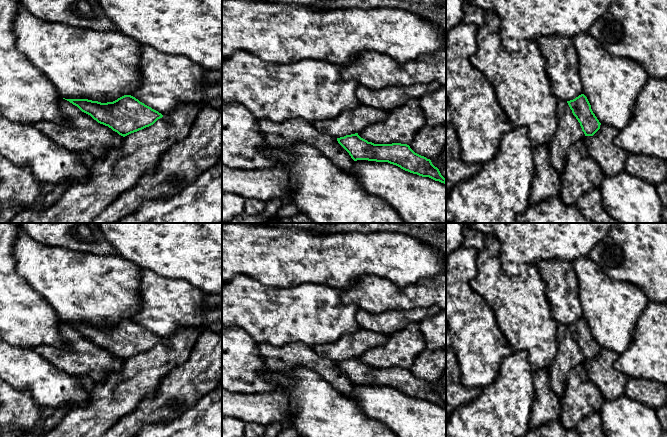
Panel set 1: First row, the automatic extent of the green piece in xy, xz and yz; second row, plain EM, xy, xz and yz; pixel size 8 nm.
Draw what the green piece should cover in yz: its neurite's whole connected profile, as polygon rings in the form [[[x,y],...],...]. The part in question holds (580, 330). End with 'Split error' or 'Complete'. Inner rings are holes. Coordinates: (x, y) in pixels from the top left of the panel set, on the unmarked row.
[[[581,318],[567,327],[580,347],[585,360],[593,360],[600,353],[601,347],[593,337],[587,321]]]. Complete

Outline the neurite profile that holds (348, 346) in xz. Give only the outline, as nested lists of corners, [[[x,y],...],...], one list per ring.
[[[359,329],[356,333],[343,334],[333,343],[320,344],[311,348],[322,357],[340,362],[358,357],[378,346],[383,346],[388,340],[389,335]]]

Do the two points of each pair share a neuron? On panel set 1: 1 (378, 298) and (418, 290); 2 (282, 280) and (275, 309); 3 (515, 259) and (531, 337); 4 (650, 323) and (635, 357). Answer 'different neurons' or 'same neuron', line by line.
1: same neuron
2: different neurons
3: different neurons
4: same neuron

